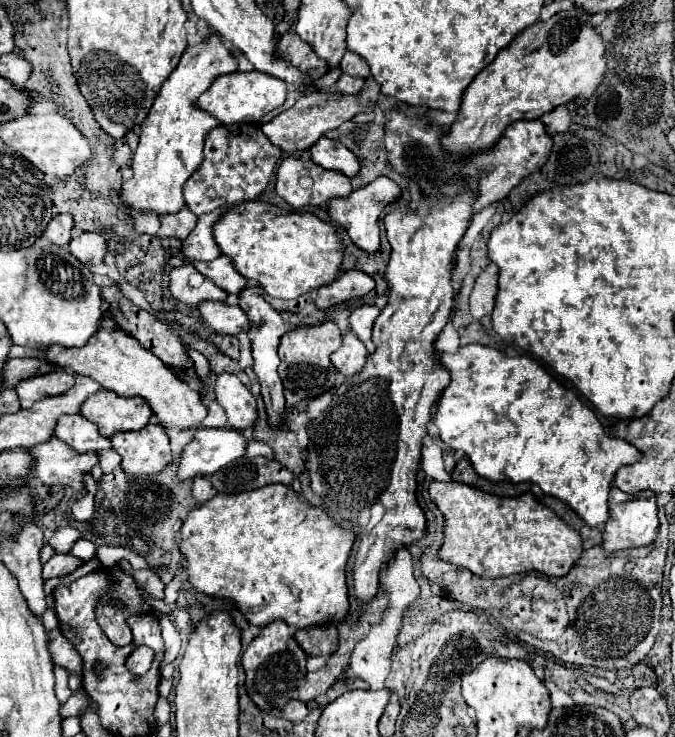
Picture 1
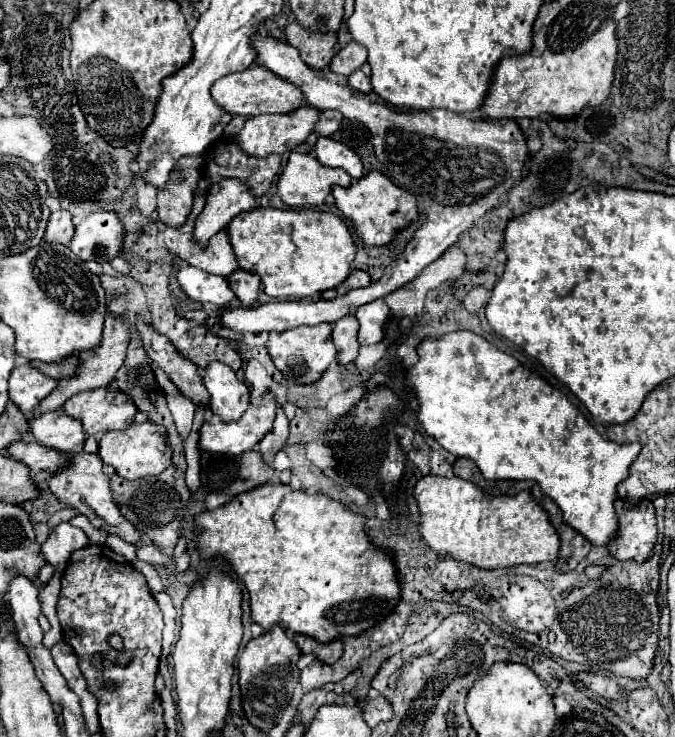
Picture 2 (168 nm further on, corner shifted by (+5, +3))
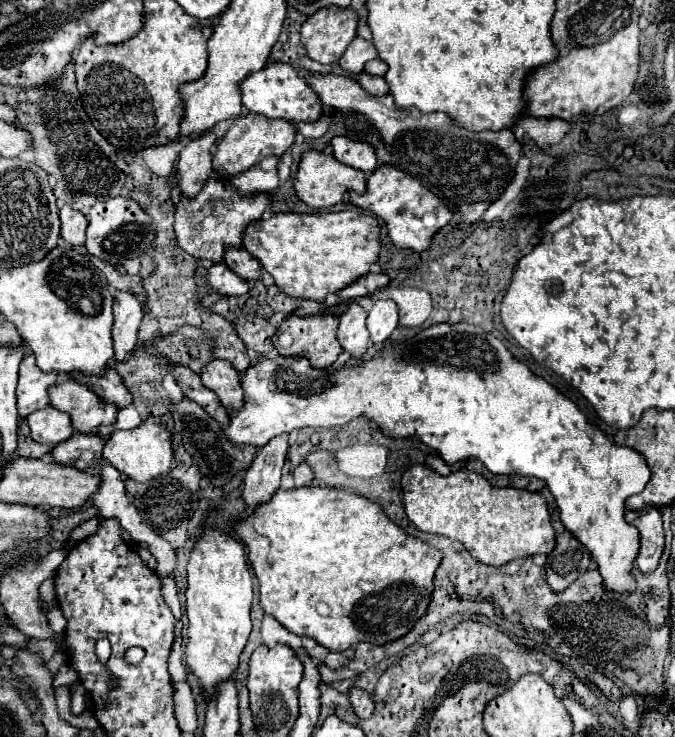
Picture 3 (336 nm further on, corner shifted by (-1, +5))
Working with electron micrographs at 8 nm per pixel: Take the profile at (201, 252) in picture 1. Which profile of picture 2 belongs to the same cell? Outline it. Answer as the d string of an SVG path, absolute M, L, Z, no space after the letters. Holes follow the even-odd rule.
M224 180L218 186L212 186L206 196L206 206L194 222L194 240L206 248L206 242L218 230L226 228L236 214L252 210L254 206L256 200L242 182Z

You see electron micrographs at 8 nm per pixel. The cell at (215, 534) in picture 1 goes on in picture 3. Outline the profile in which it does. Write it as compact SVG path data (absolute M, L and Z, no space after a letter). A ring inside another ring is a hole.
M304 486L296 490L278 490L270 502L260 504L254 508L254 512L244 518L242 522L236 524L236 534L242 538L242 542L248 548L248 556L252 562L252 570L260 582L260 606L264 608L266 614L272 614L284 628L288 628L292 634L298 636L312 636L318 644L322 644L328 650L342 652L348 650L350 646L358 642L370 642L370 644L386 644L392 640L398 640L400 636L406 636L416 622L426 614L430 598L432 598L432 588L434 588L434 574L436 568L440 566L442 552L438 548L426 546L420 538L410 536L404 532L398 524L394 524L384 510L376 504L370 502L368 498L356 496L346 490L336 490L336 488L322 488L322 486Z

